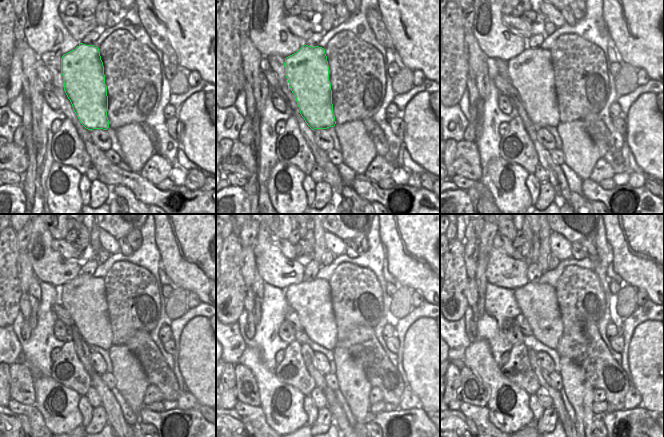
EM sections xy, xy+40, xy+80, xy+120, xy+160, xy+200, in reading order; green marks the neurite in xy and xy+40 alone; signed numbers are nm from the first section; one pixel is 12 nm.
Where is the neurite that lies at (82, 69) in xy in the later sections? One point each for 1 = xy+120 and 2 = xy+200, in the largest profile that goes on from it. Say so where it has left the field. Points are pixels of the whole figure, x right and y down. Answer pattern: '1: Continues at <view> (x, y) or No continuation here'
1: Continues at xy+120 (83, 297)
2: Continues at xy+200 (537, 301).

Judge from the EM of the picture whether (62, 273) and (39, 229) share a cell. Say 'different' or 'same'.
same

